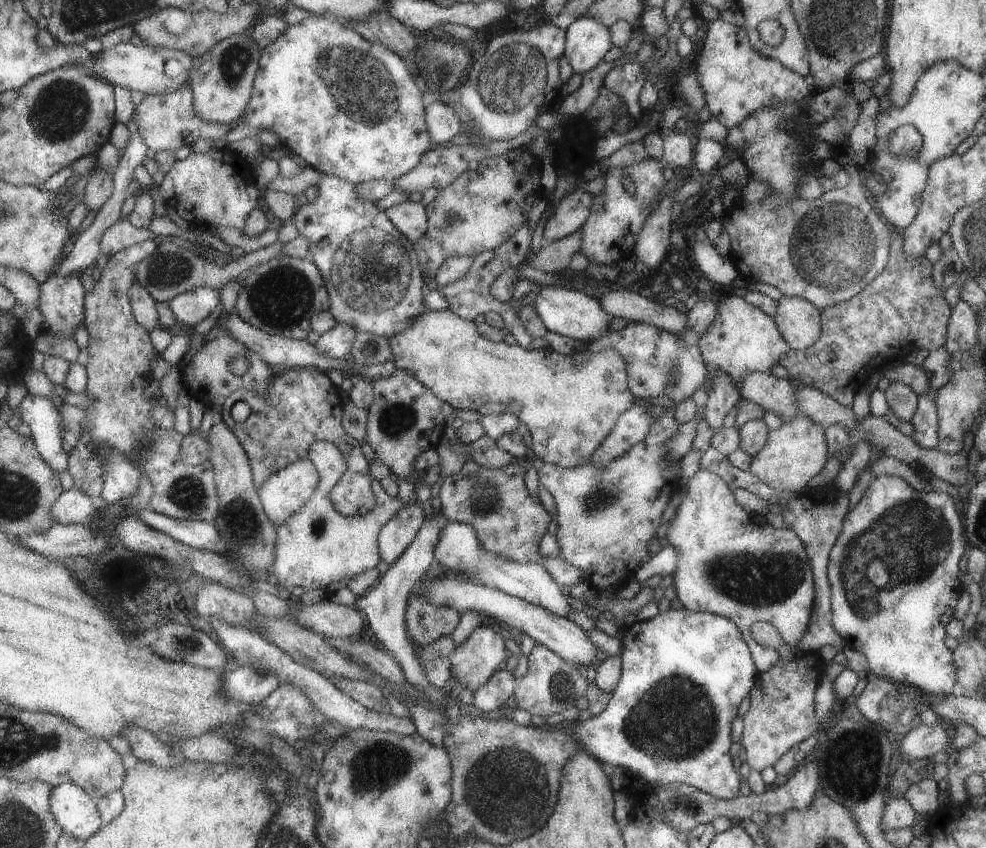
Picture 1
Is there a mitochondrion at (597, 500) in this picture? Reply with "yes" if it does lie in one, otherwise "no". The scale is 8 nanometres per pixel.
yes

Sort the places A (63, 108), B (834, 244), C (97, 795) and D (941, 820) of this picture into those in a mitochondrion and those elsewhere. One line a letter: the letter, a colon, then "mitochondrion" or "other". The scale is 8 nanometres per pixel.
A: mitochondrion
B: mitochondrion
C: other
D: other

